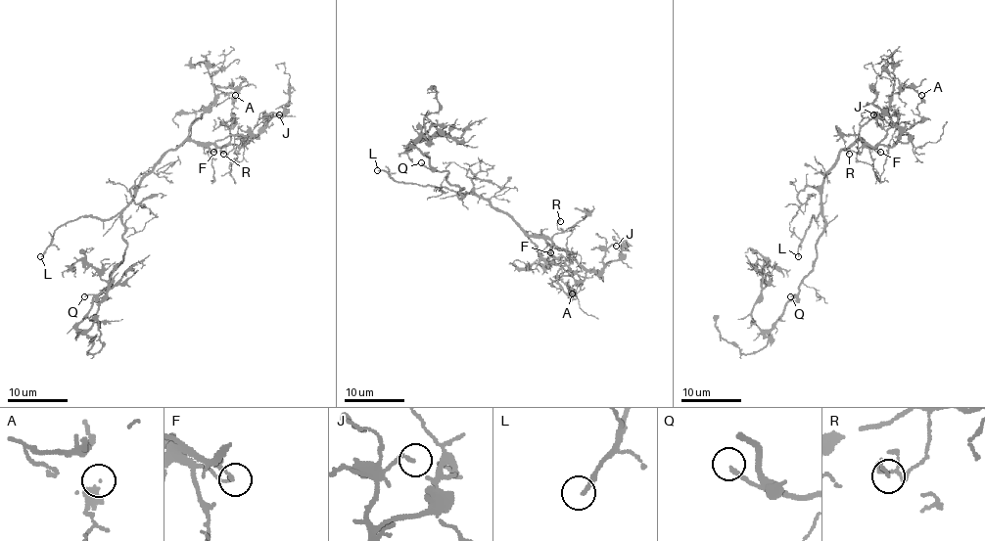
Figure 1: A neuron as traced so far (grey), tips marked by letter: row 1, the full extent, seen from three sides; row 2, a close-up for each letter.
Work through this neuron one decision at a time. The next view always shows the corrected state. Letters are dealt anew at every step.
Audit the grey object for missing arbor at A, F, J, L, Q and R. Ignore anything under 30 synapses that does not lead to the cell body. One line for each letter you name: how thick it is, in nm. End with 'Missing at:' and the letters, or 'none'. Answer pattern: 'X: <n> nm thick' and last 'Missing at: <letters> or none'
L: 180 nm thick
Q: 180 nm thick
Missing at: L, Q

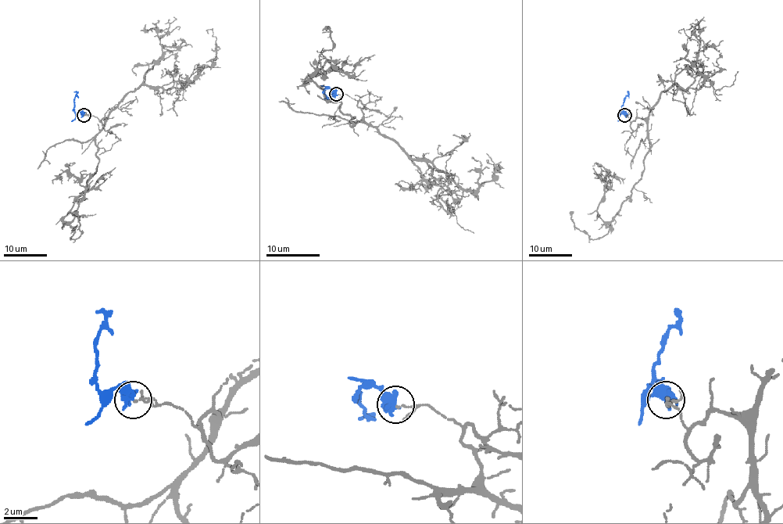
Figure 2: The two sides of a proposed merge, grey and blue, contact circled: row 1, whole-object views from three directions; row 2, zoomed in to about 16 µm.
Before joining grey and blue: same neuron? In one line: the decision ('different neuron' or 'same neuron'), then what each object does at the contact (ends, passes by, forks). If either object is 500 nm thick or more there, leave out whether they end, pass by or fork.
different neuron

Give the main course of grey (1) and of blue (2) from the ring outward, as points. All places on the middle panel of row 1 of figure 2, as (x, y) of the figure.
1: (336, 95), (357, 101), (359, 121), (312, 80), (327, 59), (337, 69), (306, 78), (309, 91)
2: (336, 95), (330, 89), (325, 89), (327, 98), (323, 98)

